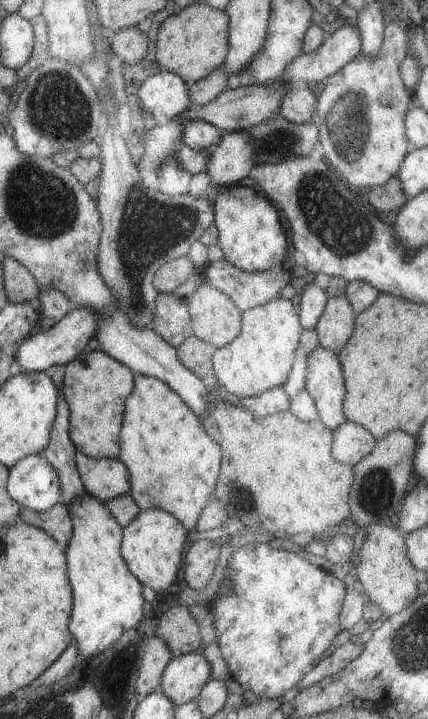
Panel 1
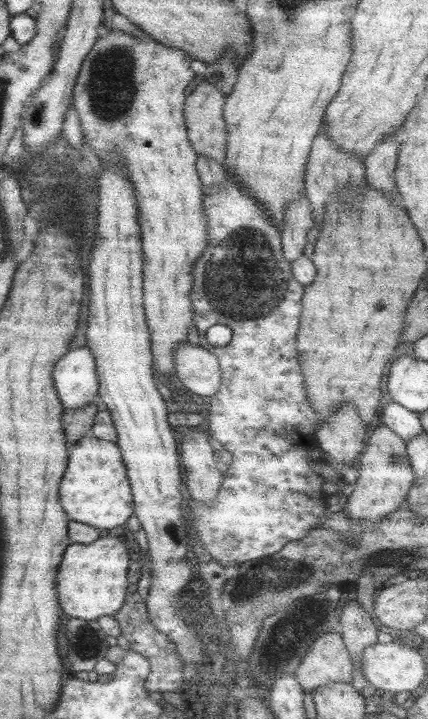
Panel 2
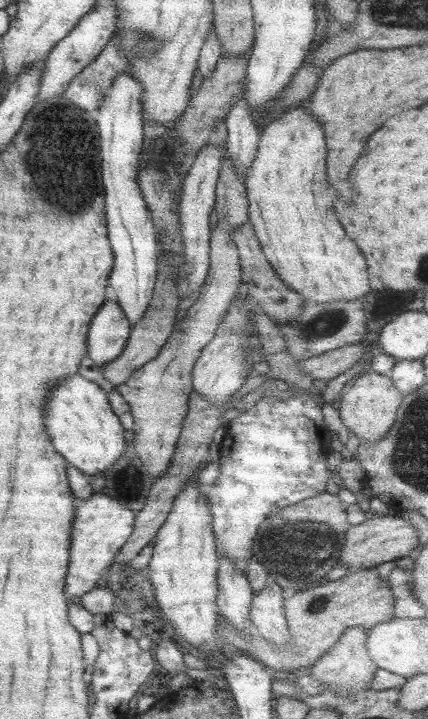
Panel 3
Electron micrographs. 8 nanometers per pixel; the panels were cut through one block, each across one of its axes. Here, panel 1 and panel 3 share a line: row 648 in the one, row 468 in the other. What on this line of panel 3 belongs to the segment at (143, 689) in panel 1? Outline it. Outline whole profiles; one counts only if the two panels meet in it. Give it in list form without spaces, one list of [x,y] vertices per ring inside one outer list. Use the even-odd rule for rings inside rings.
[[[223,158],[217,186],[215,186],[215,210],[217,210],[217,228],[213,228],[209,238],[209,270],[207,278],[201,286],[197,300],[187,308],[187,314],[181,322],[177,322],[171,330],[161,352],[139,370],[135,370],[127,382],[119,384],[115,390],[129,406],[133,416],[133,452],[139,456],[143,468],[151,476],[151,480],[161,478],[171,464],[175,454],[175,442],[181,432],[183,416],[187,414],[187,400],[191,398],[191,370],[199,352],[207,342],[215,336],[215,330],[231,304],[233,296],[241,282],[239,272],[239,256],[235,254],[235,242],[231,240],[231,230],[247,224],[247,198],[243,178],[235,172],[235,164],[231,158]]]

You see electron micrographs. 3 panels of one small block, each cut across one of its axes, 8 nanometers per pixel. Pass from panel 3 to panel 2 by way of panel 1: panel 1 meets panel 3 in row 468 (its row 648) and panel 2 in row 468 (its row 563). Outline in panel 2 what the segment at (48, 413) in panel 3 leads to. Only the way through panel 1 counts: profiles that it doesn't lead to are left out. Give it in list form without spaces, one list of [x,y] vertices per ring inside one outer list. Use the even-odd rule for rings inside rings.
[[[85,436],[79,442],[75,442],[75,446],[69,450],[69,458],[67,458],[67,468],[65,474],[59,482],[59,506],[63,508],[63,512],[67,514],[69,522],[67,524],[67,538],[69,538],[69,546],[71,544],[81,544],[87,546],[93,540],[101,538],[101,534],[111,532],[113,528],[123,528],[125,522],[129,520],[129,516],[133,514],[133,496],[131,496],[131,486],[125,474],[125,466],[121,462],[121,454],[115,442],[105,442],[99,438],[91,438]]]

